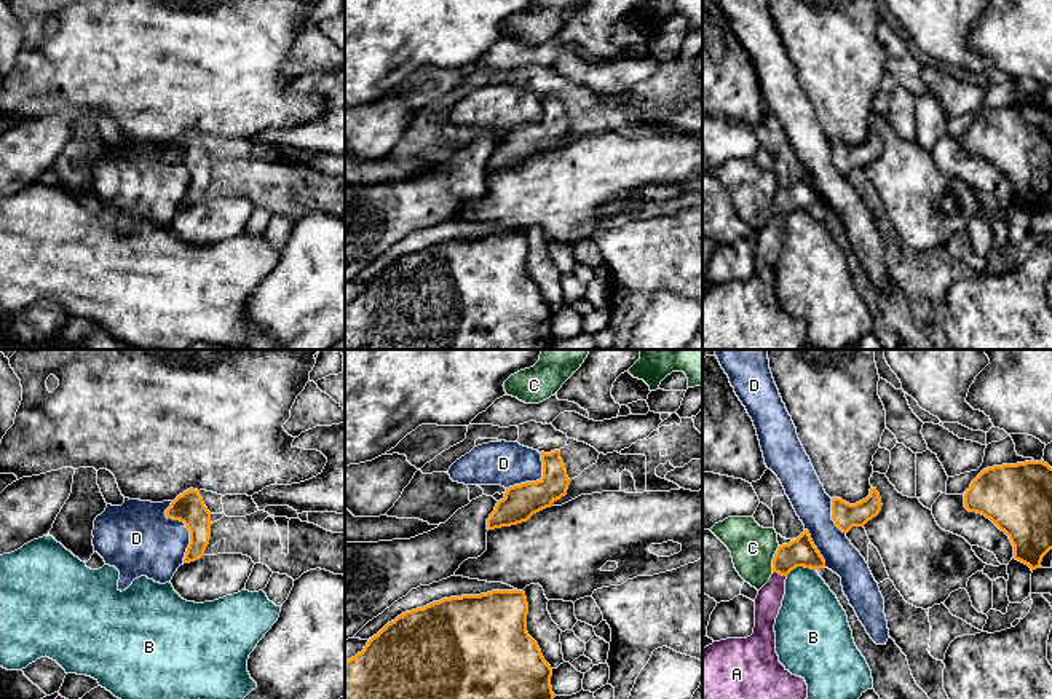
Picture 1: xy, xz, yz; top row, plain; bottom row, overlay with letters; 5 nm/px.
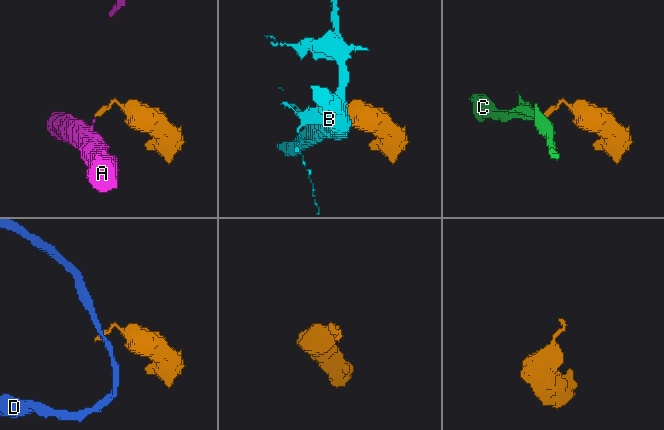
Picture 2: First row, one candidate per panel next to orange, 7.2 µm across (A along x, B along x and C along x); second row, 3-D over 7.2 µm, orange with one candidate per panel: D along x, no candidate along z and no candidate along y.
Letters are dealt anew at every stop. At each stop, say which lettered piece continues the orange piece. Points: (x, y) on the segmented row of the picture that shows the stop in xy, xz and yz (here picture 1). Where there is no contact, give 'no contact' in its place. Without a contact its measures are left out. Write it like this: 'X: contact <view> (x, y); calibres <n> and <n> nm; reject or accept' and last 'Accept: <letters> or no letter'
A: contact yz (779, 573); calibres 140 and 140 nm; accept
B: contact yz (800, 565); calibres 140 and 300 nm; reject
C: contact yz (773, 559); calibres 140 and 220 nm; reject
D: contact xy (185, 525); calibres 160 and 360 nm; reject
Accept: A

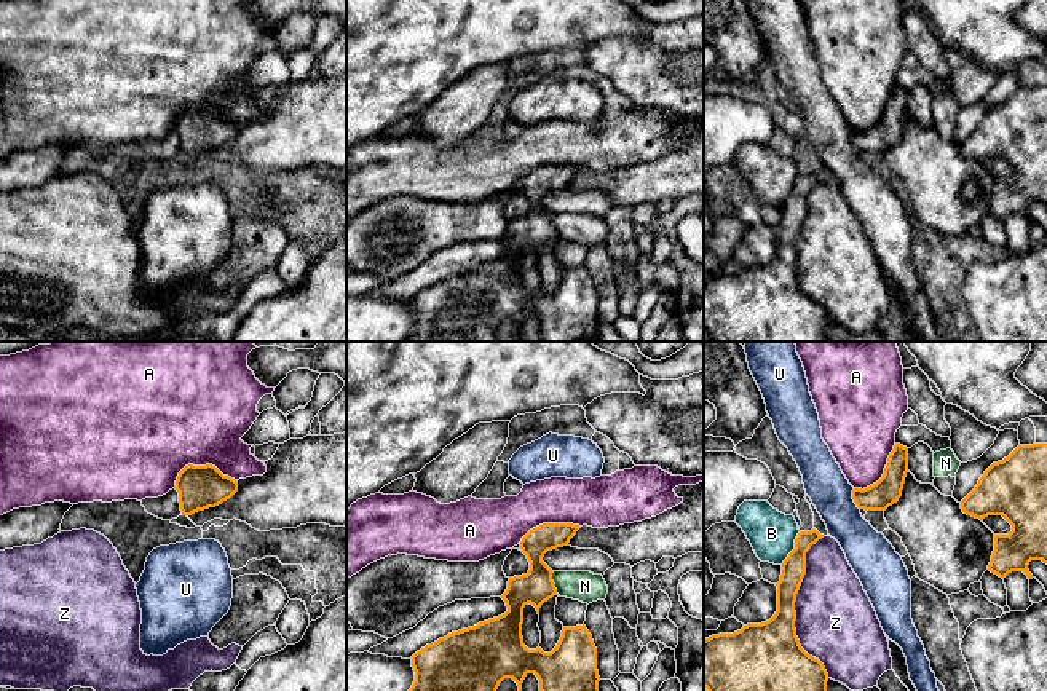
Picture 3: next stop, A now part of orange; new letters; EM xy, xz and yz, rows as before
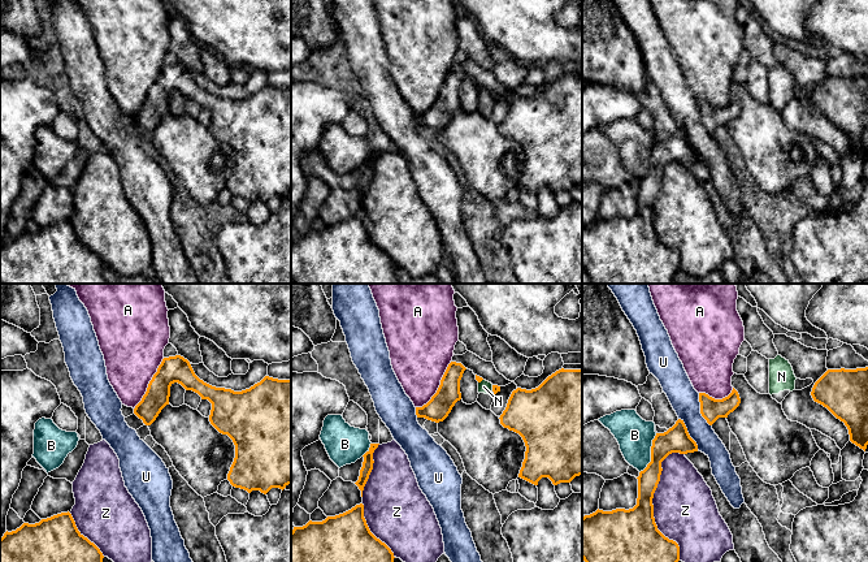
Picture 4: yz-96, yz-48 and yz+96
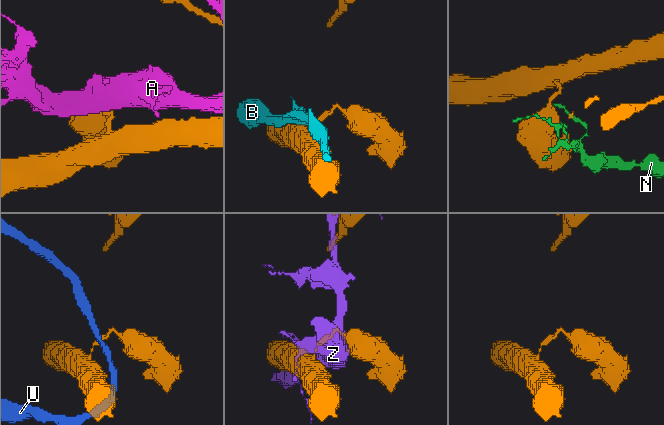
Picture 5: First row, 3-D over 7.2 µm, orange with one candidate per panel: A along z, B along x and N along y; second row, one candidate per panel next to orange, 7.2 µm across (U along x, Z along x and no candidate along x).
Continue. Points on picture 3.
A: contact xy (200, 466); calibres 220 and 480 nm; reject
B: contact yz (795, 548); calibres 130 and 240 nm; reject
N: contact xz (553, 583); calibres 170 and 160 nm; reject
U: contact yz (853, 498); calibres 140 and 220 nm; reject
Z: contact yz (794, 608); calibres 300 and 400 nm; reject
Accept: no letter

